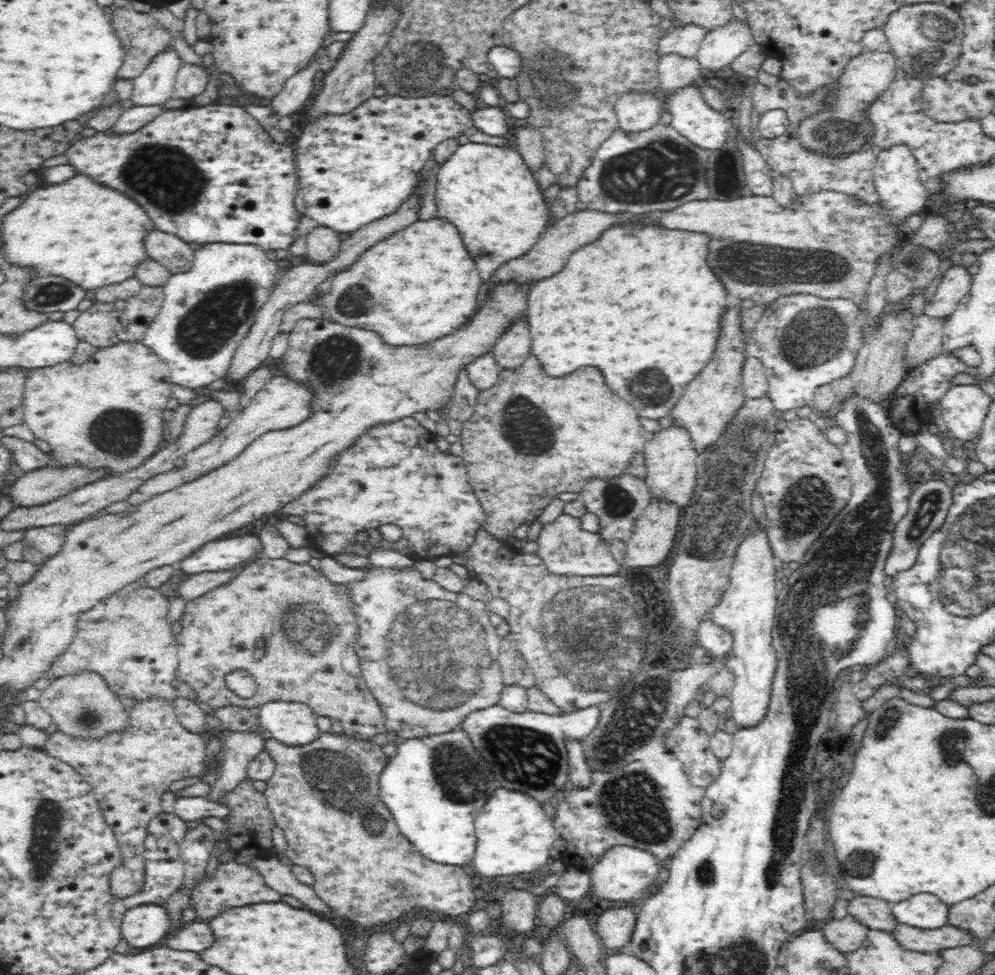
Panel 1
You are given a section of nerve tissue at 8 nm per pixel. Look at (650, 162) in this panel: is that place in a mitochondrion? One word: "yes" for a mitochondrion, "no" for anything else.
yes

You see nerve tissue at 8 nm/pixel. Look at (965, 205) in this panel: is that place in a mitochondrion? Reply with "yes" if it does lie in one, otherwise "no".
no

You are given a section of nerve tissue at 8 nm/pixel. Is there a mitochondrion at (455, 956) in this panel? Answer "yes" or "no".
no

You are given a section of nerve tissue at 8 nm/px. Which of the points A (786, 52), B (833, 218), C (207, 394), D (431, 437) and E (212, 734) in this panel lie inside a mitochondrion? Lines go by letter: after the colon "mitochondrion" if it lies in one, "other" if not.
A: other
B: other
C: other
D: other
E: other

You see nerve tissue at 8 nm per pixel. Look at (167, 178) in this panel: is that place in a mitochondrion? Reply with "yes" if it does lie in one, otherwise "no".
yes

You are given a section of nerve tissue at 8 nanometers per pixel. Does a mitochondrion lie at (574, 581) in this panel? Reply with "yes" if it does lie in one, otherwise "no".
yes

